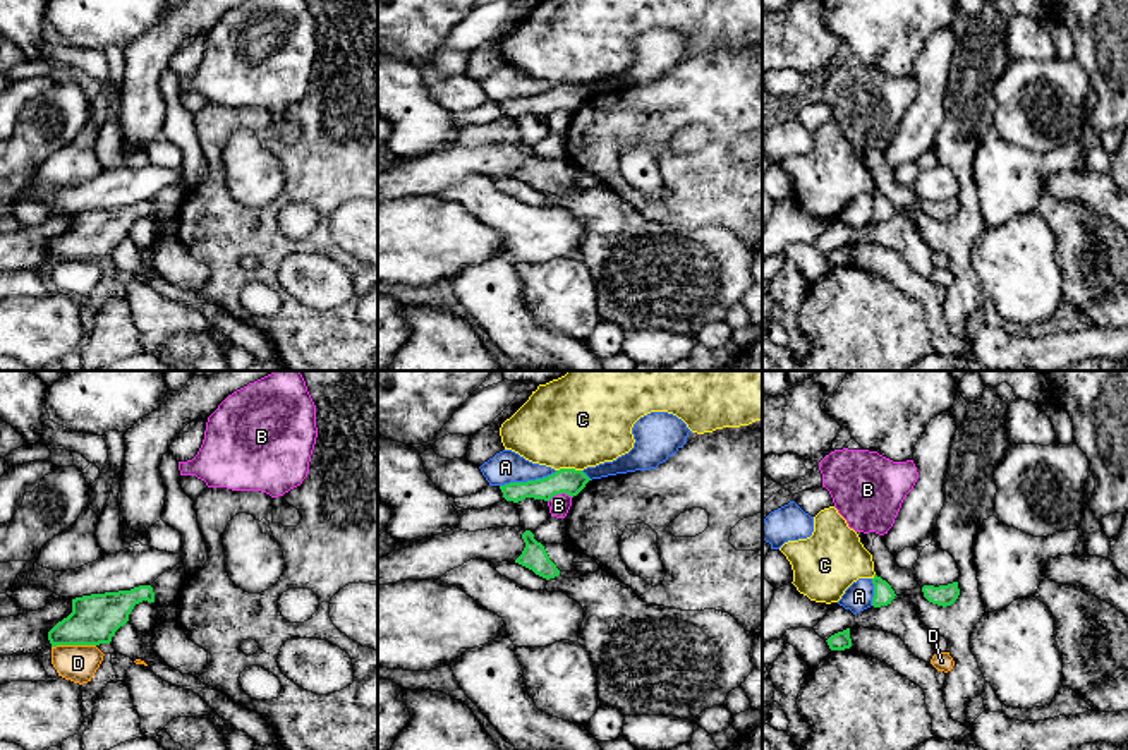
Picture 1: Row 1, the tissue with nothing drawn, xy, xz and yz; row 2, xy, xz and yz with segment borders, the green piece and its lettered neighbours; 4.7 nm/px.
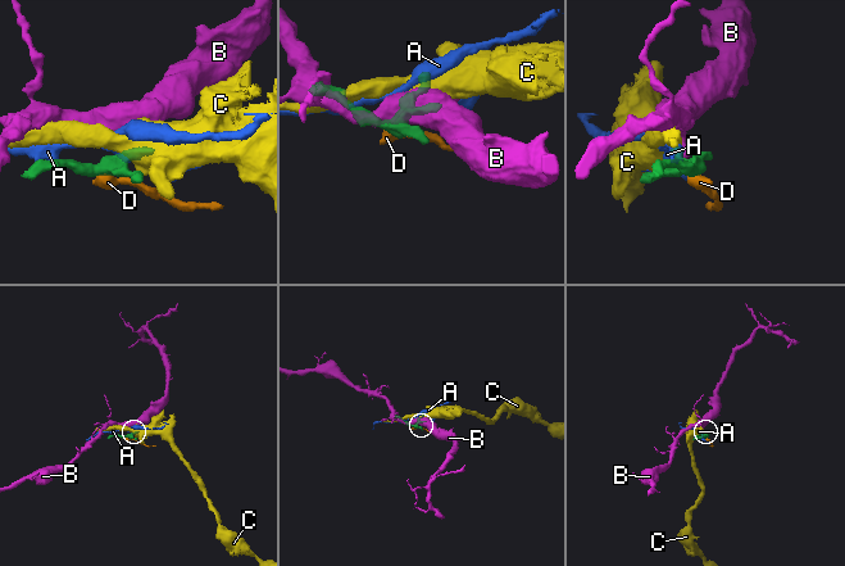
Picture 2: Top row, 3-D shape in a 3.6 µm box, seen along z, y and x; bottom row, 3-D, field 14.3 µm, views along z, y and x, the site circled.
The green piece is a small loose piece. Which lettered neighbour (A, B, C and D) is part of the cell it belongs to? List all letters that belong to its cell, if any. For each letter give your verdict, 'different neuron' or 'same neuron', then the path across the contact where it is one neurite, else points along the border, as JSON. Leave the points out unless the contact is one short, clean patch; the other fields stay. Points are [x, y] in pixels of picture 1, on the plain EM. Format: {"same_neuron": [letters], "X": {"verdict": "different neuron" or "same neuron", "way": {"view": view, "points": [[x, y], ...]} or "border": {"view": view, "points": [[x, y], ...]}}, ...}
{"same_neuron": [], "A": {"verdict": "different neuron"}, "B": {"verdict": "different neuron", "border": {"view": "xz", "points": [[572, 112], [557, 108], [548, 117]]}}, "C": {"verdict": "different neuron"}, "D": {"verdict": "different neuron"}}

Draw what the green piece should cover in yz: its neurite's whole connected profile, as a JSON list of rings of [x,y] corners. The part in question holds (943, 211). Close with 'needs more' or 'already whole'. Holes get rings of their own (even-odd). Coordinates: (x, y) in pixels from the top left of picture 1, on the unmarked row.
[[[958,197],[939,201],[939,203],[924,201],[922,208],[929,218],[943,223],[951,221],[960,211]]]; already whole

